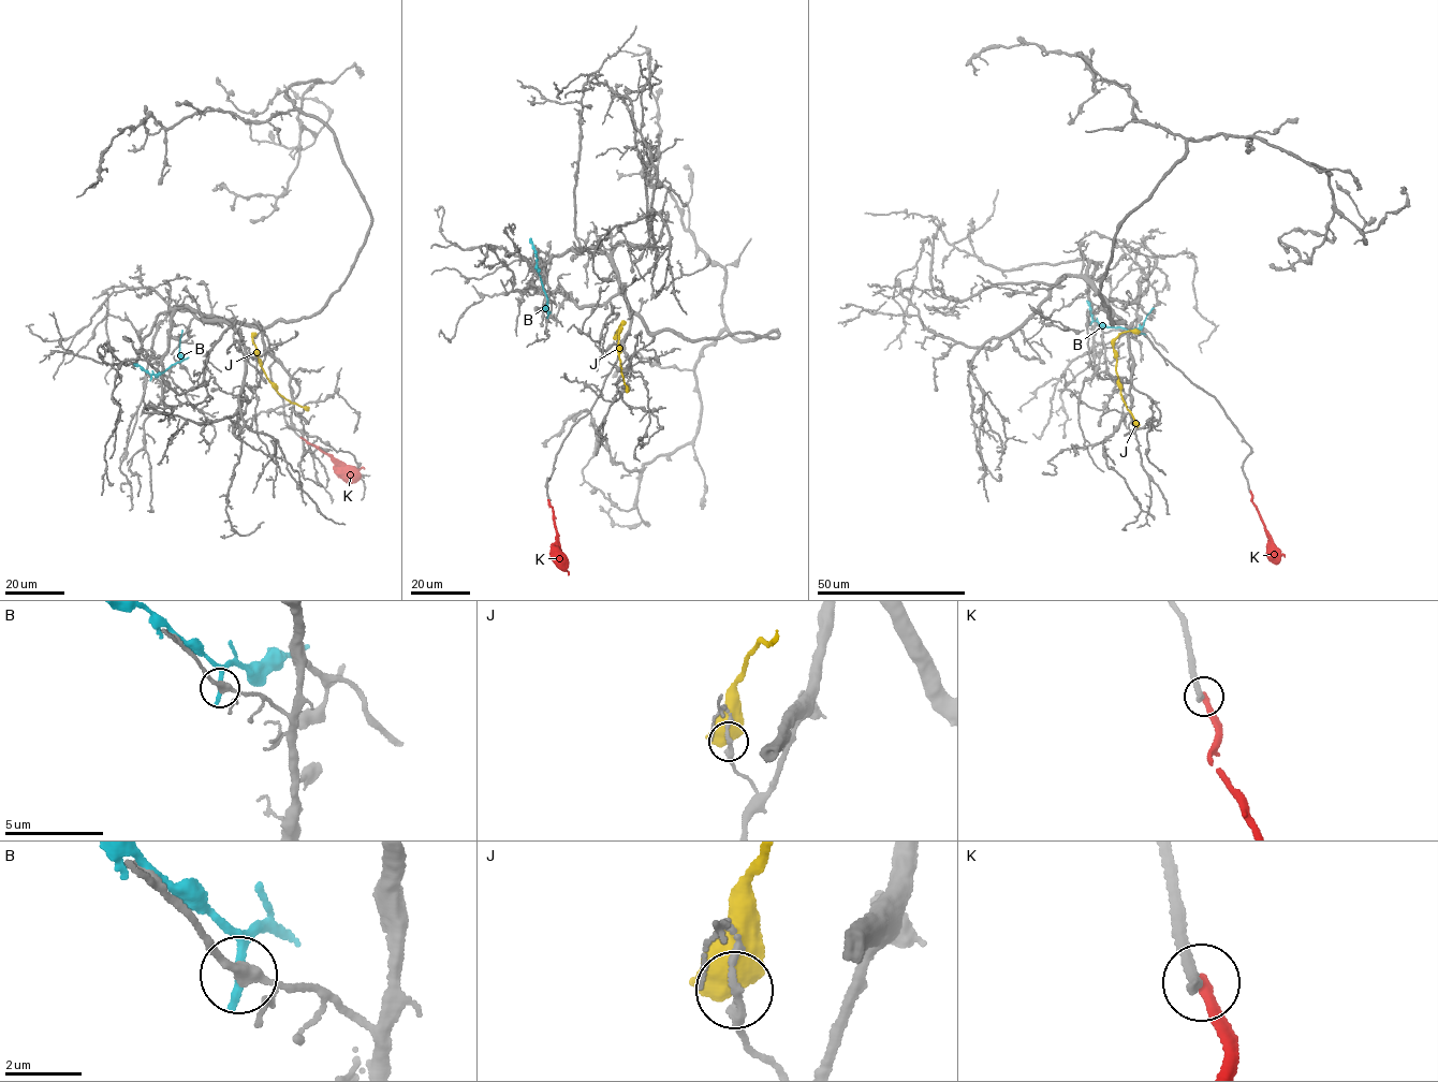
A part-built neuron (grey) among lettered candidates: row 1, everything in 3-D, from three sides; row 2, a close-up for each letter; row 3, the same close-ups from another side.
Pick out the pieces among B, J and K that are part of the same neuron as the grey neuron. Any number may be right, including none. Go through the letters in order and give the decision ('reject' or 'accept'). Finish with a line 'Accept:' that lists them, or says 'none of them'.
B: reject
J: reject
K: accept
Accept: K

